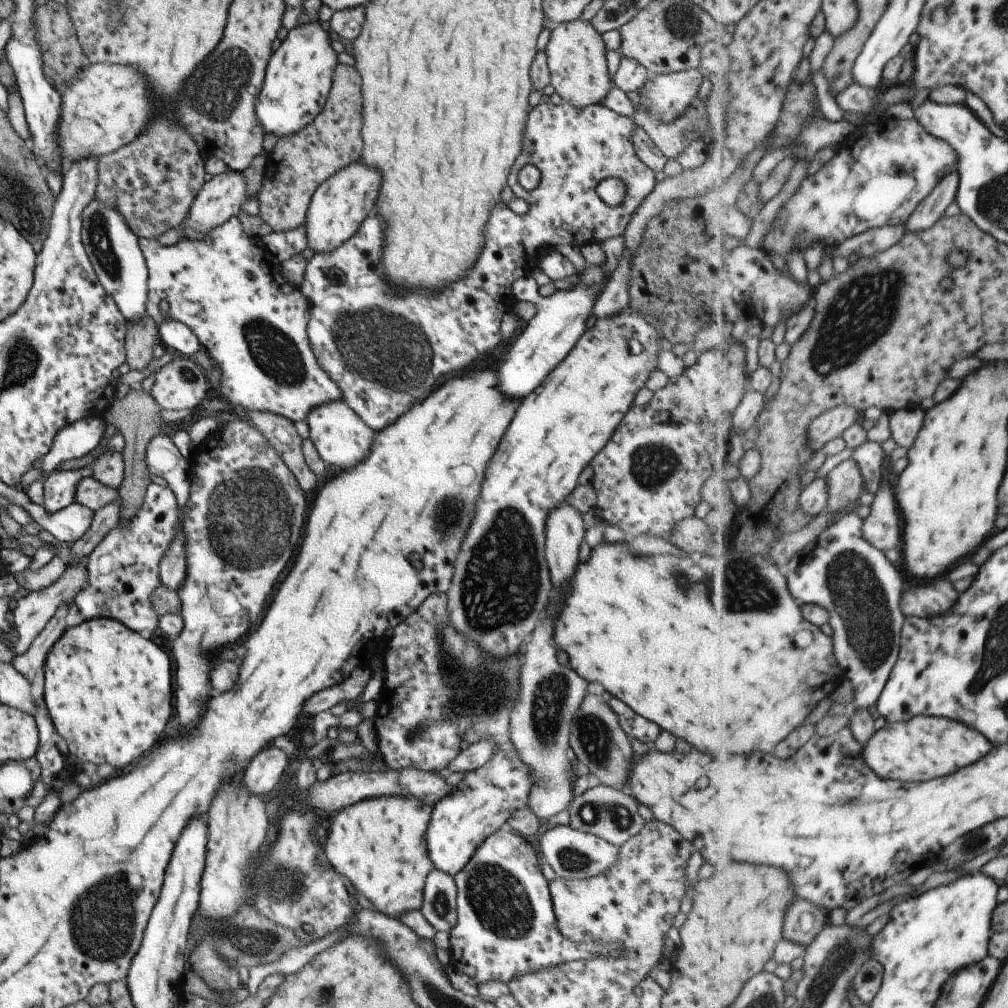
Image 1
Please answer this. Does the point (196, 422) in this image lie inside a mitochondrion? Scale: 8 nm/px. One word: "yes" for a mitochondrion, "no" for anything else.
no

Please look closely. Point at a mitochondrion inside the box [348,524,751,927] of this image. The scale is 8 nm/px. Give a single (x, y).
(468, 692)

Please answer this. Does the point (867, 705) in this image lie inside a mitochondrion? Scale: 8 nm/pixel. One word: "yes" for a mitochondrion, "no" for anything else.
no

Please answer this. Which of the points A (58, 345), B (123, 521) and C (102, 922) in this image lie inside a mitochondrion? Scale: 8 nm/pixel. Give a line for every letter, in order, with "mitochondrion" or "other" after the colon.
A: mitochondrion
B: other
C: mitochondrion

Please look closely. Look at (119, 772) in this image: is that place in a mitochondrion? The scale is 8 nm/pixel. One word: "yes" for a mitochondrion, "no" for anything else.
no

